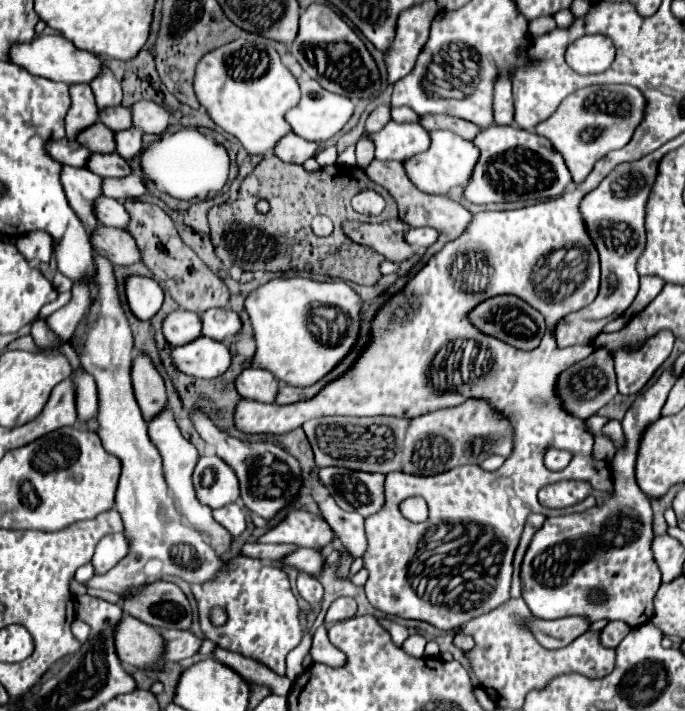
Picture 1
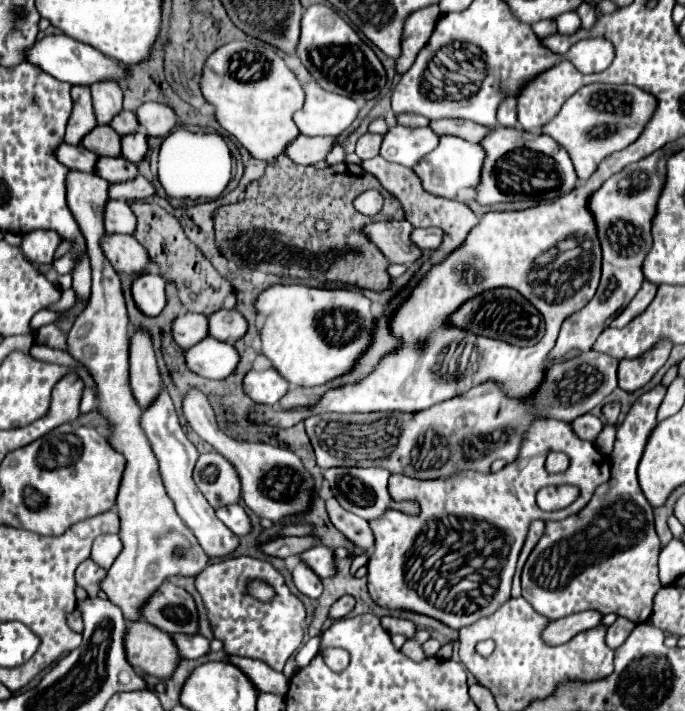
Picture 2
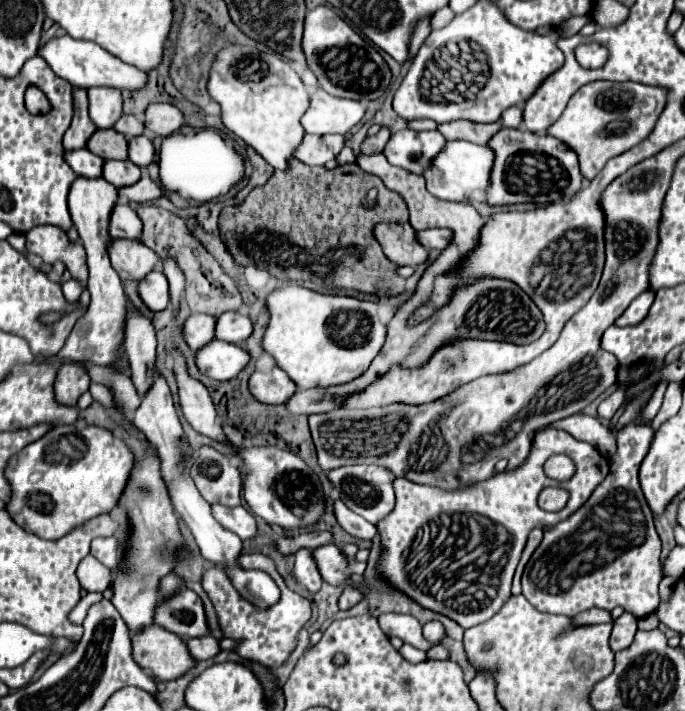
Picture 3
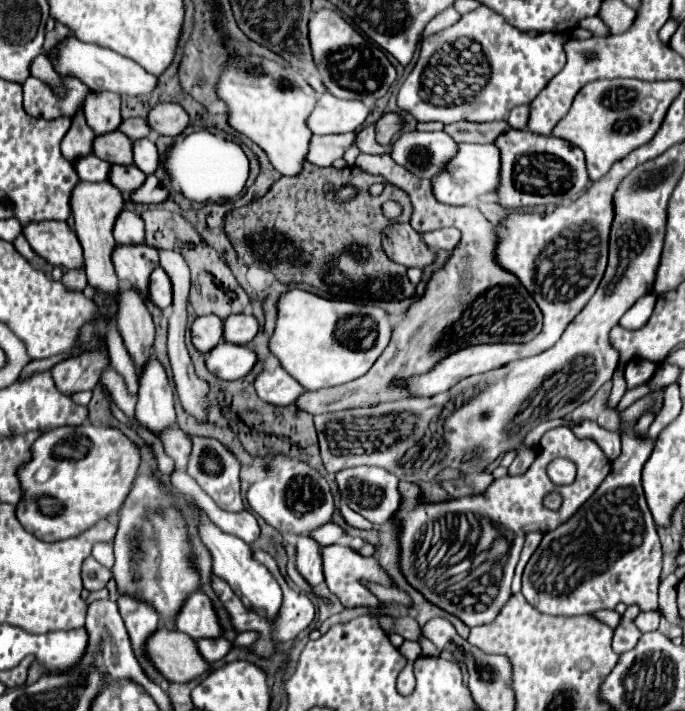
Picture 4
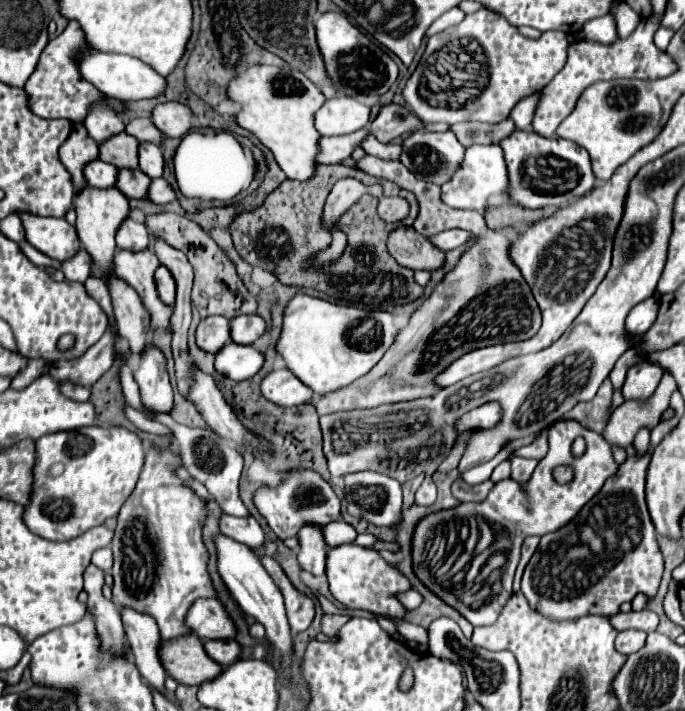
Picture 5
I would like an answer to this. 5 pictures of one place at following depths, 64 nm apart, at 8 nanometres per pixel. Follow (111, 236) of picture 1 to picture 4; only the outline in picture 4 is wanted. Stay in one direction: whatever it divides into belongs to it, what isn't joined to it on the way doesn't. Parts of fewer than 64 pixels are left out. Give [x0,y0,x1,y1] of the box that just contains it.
[112,244,158,300]

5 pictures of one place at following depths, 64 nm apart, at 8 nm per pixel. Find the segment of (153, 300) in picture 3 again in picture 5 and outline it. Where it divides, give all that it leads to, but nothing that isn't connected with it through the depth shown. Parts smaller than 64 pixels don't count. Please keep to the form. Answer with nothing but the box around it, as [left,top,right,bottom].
[156,266,176,304]

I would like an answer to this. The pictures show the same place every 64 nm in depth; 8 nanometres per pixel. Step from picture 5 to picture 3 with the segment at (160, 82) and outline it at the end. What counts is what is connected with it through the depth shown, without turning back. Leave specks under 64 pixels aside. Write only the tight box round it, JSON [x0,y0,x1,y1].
[38,34,148,90]

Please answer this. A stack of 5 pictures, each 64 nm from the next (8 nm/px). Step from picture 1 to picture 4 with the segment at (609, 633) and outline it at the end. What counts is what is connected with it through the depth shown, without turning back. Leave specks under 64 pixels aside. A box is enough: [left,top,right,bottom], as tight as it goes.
[612,604,642,654]

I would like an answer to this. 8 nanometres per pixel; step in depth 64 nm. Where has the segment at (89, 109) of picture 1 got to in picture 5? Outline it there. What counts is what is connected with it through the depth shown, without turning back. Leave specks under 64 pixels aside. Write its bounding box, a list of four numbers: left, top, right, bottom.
[60,124,98,192]

